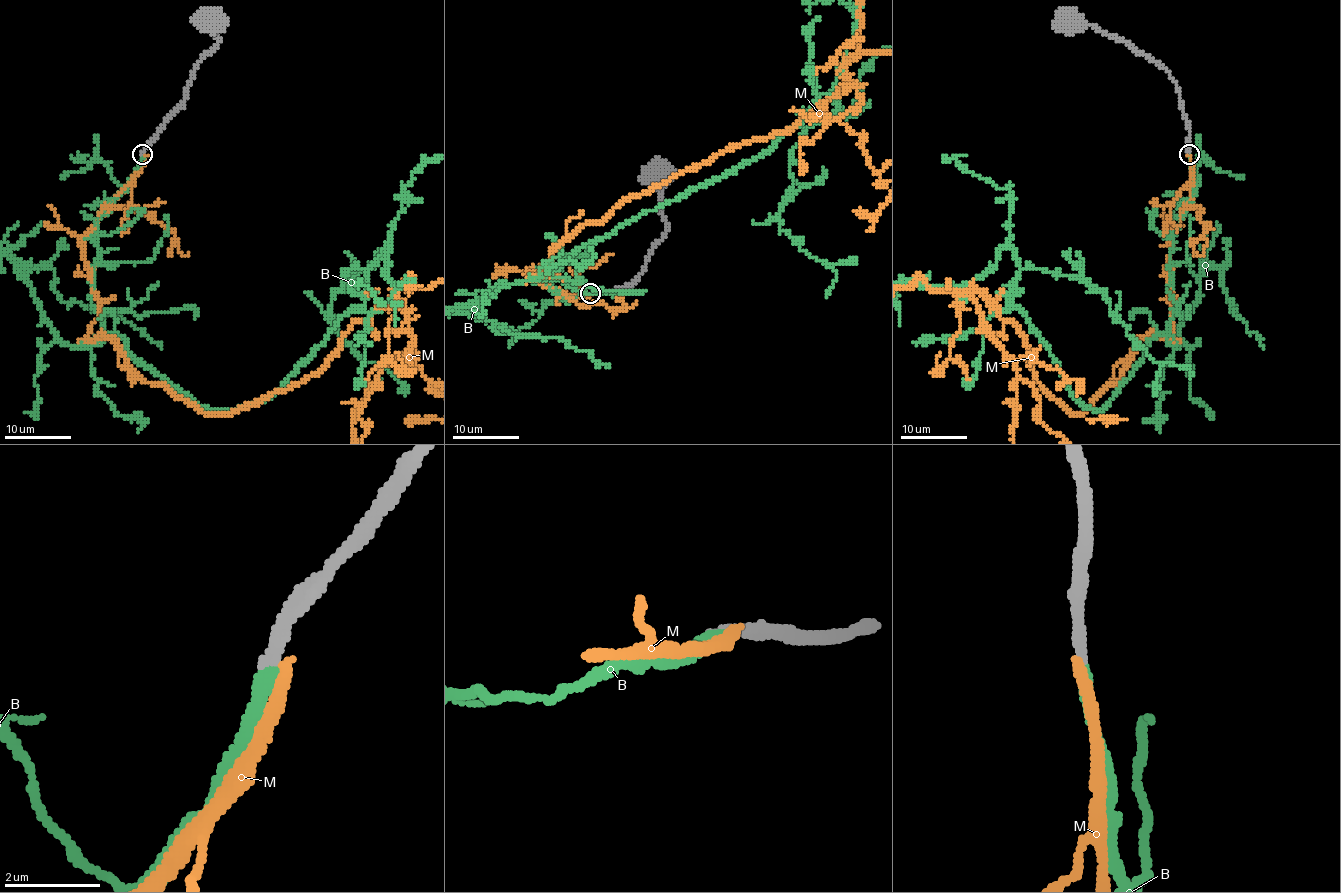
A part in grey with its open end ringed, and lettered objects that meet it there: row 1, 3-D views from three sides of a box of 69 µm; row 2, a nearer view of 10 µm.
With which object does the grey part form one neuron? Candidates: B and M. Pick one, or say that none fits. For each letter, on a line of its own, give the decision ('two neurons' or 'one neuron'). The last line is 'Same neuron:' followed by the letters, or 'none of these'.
B: one neuron
M: two neurons
Same neuron: B

